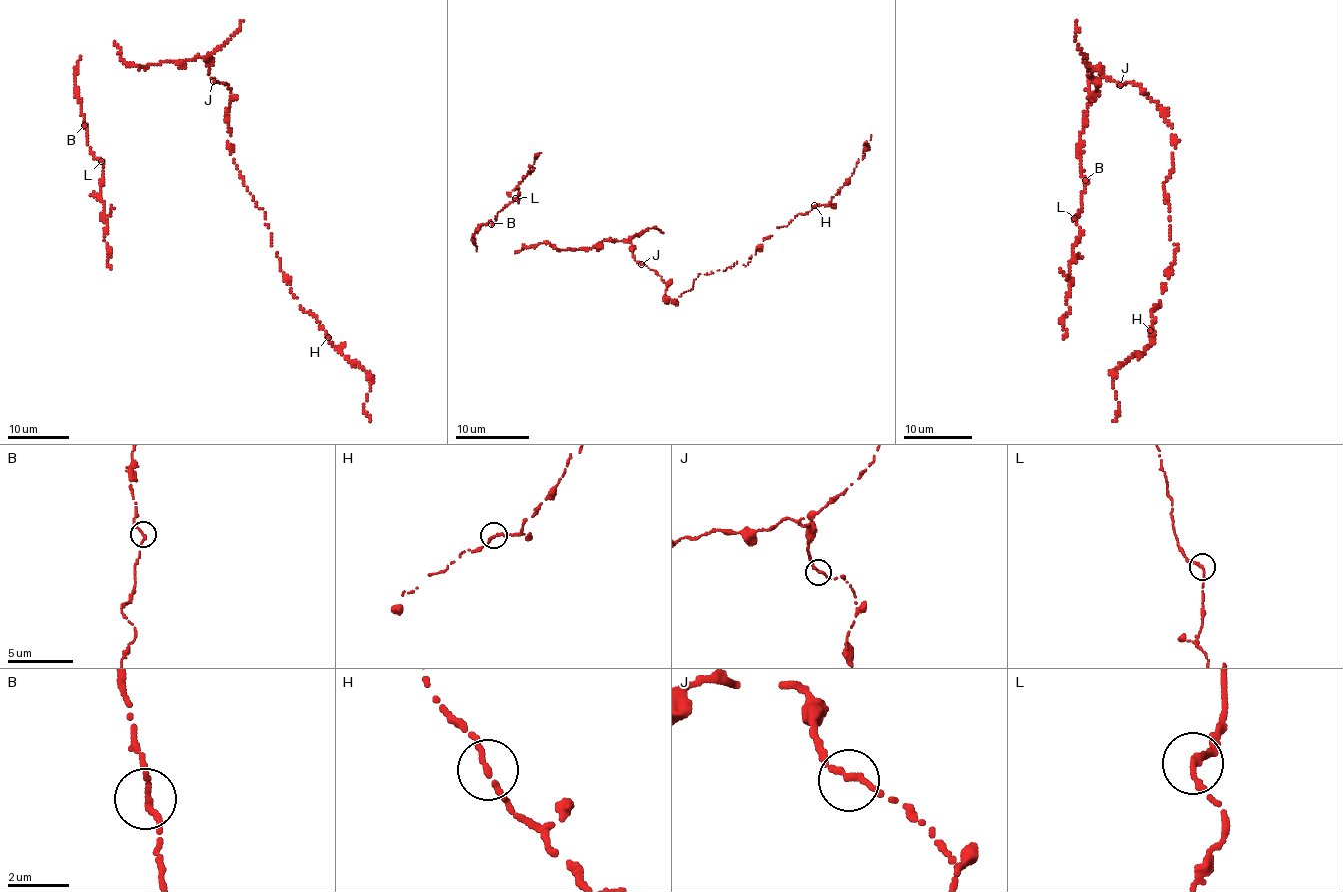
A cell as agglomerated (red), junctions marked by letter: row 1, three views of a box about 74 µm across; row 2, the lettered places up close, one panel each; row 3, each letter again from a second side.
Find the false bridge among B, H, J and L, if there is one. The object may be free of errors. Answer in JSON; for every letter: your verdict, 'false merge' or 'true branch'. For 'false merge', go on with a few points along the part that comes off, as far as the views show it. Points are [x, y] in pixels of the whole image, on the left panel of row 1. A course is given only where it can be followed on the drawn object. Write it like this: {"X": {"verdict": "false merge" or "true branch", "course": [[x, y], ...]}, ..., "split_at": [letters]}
{"B": {"verdict": "true branch"}, "H": {"verdict": "true branch"}, "J": {"verdict": "true branch"}, "L": {"verdict": "true branch"}, "split_at": []}

